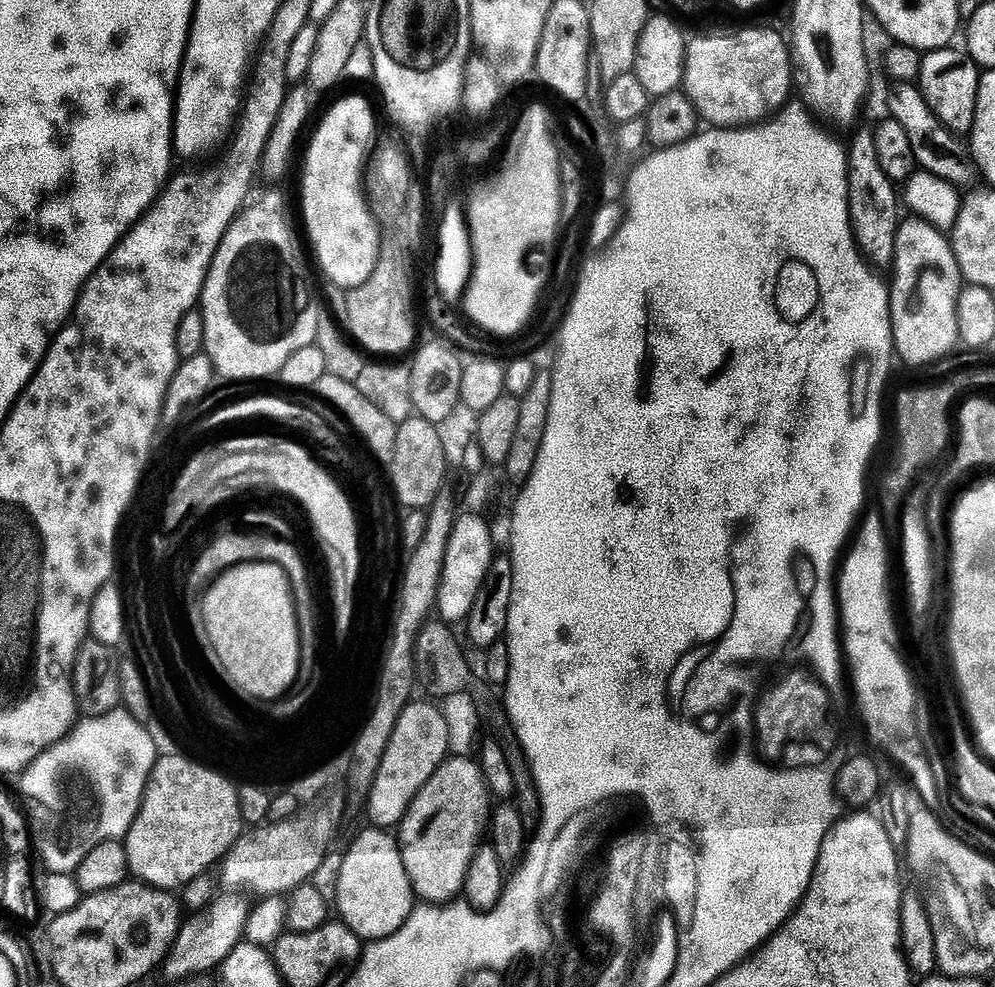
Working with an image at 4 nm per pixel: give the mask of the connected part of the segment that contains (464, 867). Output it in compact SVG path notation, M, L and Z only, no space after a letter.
M453 755L451 758L445 759L440 769L430 778L430 782L426 782L426 786L422 786L422 790L414 798L414 802L408 807L408 813L406 813L404 819L401 820L398 825L398 843L400 853L402 854L402 866L406 866L406 874L412 883L413 893L415 893L419 899L420 896L424 899L421 901L427 902L432 906L444 906L449 902L455 901L457 897L463 893L466 876L470 870L470 864L476 856L477 849L481 847L482 841L480 841L480 839L482 839L483 836L485 839L486 829L490 824L490 807L488 808L488 800L490 801L490 789L487 780L484 778L484 772L480 769L479 763L467 755Z

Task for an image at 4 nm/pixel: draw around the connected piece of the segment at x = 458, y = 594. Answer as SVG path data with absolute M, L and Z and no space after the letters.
M457 515L456 525L450 534L450 546L446 546L446 562L436 599L438 616L439 612L441 616L439 619L449 625L456 624L459 620L460 623L467 621L494 559L492 532L484 520L486 519L483 515Z

